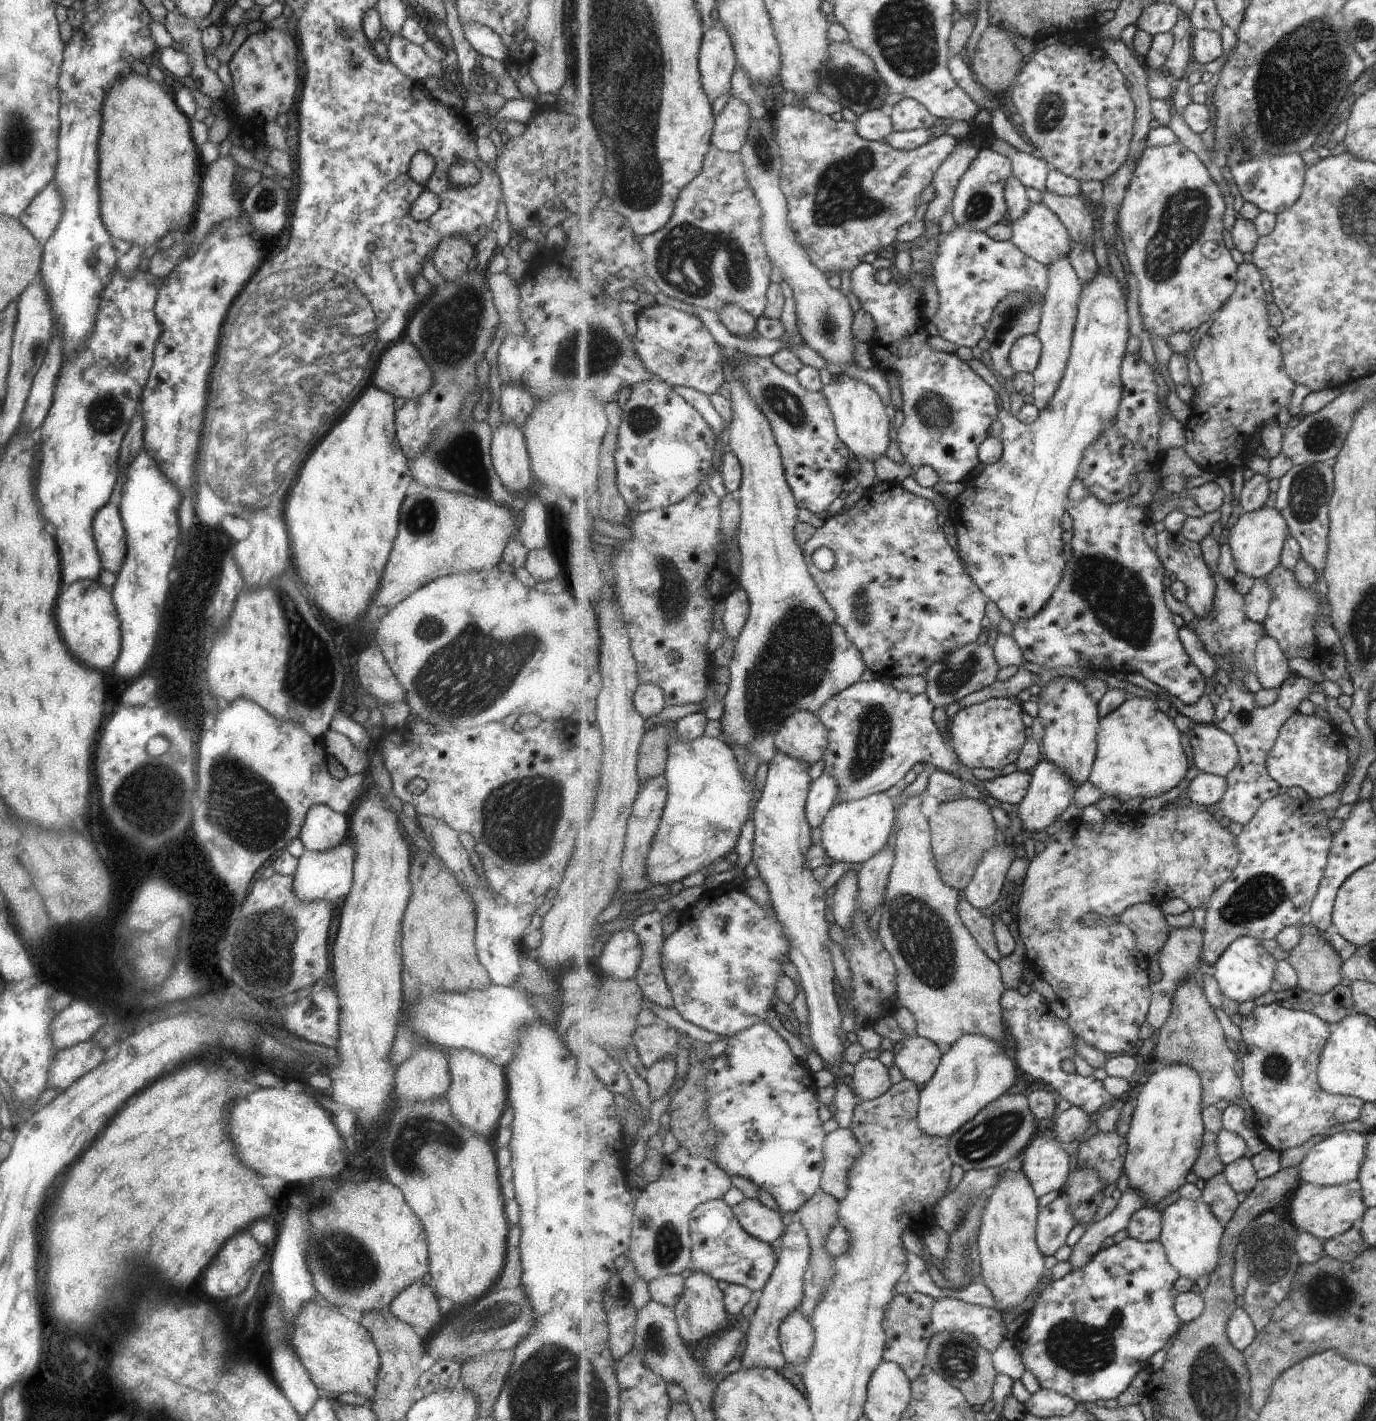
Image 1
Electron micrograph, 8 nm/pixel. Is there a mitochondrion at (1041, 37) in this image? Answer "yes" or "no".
no

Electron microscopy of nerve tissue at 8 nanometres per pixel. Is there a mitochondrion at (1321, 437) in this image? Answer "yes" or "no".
yes

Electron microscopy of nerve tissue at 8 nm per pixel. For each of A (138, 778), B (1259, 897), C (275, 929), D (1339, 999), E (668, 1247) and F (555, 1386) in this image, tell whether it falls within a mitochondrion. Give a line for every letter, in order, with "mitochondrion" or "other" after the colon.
A: mitochondrion
B: mitochondrion
C: mitochondrion
D: other
E: mitochondrion
F: mitochondrion

